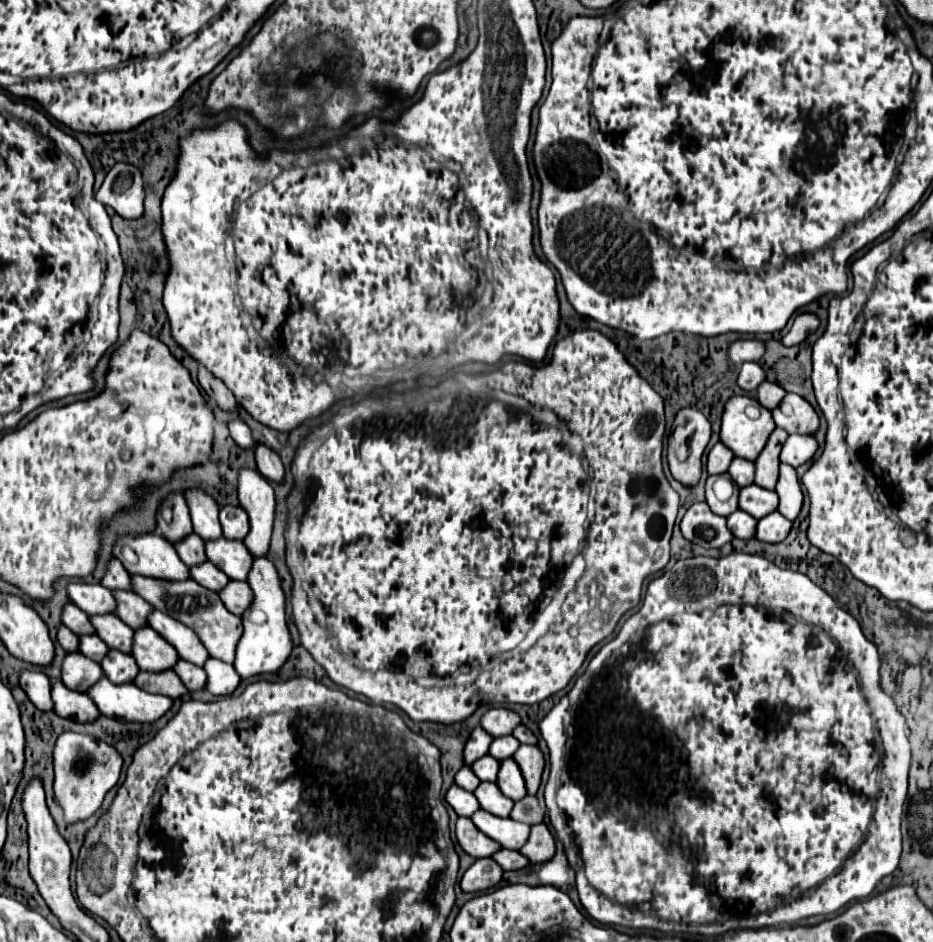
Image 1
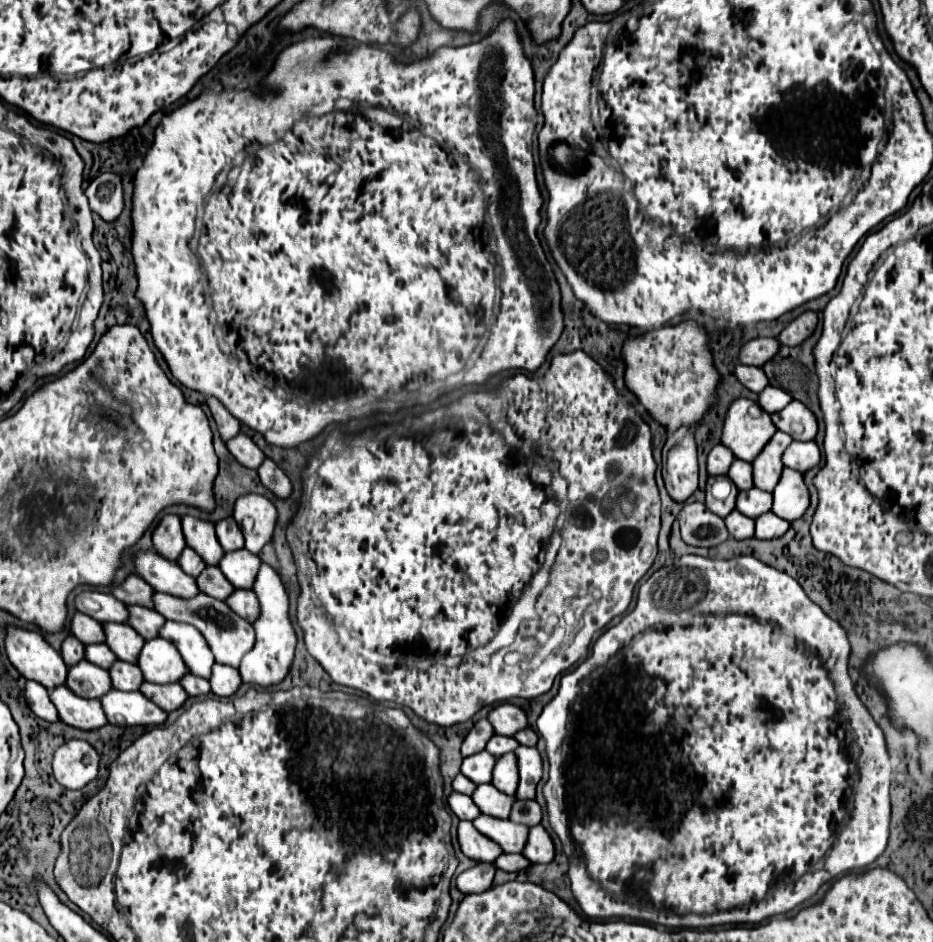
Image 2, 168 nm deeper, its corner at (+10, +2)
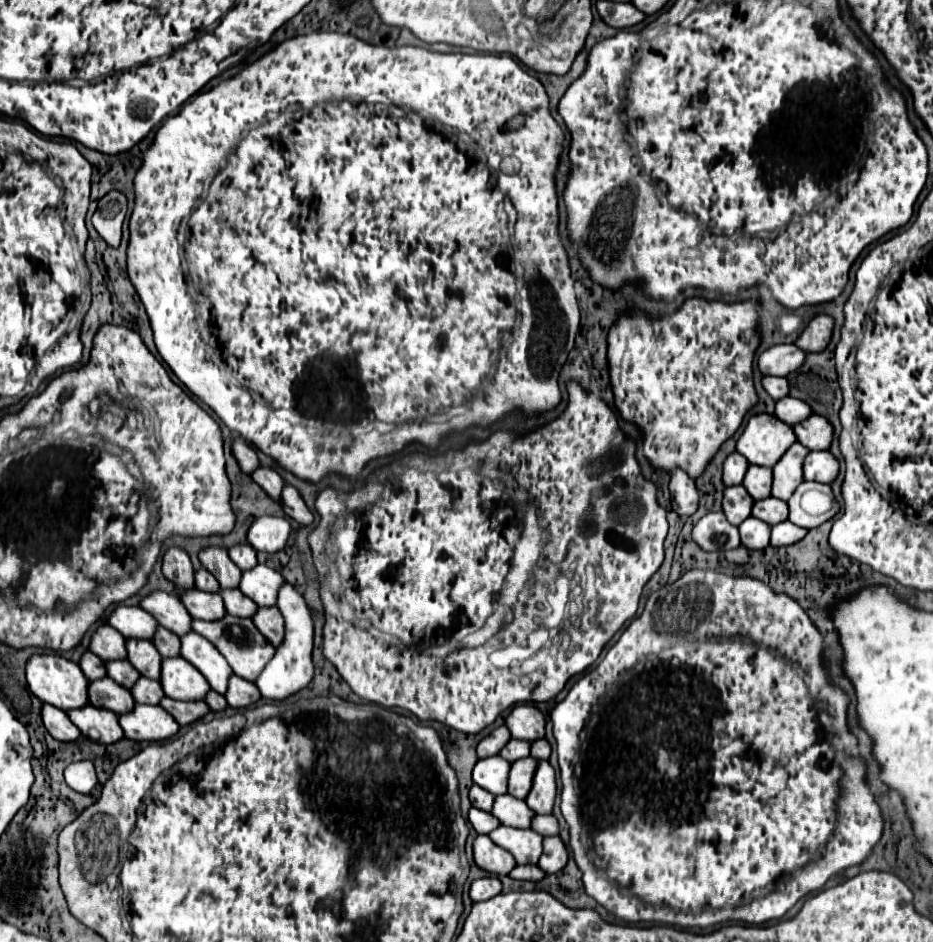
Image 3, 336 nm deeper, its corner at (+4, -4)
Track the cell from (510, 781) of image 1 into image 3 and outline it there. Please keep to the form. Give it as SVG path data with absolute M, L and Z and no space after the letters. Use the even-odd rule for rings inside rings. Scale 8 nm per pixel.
M534 757L514 761L512 769L510 769L508 793L518 797L518 799L526 799L526 795L532 789L532 779L534 779L534 769L536 767L538 767L538 759L534 759Z

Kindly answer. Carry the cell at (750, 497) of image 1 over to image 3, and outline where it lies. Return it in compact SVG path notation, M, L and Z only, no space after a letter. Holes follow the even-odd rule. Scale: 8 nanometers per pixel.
M768 497L768 499L762 499L762 501L754 503L752 515L762 519L768 525L776 525L776 523L782 523L782 521L788 519L788 505L780 499Z

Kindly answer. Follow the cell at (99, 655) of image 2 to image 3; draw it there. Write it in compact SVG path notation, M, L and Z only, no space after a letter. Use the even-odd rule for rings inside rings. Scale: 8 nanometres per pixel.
M126 659L124 661L108 661L106 663L106 669L108 669L108 675L118 683L118 685L124 685L126 689L138 681L140 673L134 669L134 665L130 665Z

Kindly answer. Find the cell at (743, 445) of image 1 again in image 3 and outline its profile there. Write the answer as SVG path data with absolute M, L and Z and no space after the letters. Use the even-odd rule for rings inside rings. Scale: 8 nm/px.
M758 413L748 419L748 425L736 443L736 451L752 465L774 467L794 441L796 433L792 425L780 421L776 415Z

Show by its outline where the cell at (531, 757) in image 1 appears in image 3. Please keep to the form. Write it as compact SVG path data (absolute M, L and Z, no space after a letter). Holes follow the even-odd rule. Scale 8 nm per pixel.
M540 761L538 771L534 775L532 791L526 797L526 805L532 811L536 811L538 815L552 813L554 799L556 799L556 777L554 777L554 769L550 767L548 761Z

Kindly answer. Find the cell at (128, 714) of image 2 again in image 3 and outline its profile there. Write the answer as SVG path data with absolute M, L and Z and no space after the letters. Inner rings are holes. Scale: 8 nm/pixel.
M136 705L134 711L120 715L124 735L132 741L166 741L180 729L176 719L160 705Z

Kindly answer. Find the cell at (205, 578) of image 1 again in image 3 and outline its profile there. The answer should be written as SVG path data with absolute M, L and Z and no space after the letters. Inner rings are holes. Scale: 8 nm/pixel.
M224 589L220 591L220 595L230 615L254 617L254 613L258 611L258 605L254 605L254 601L250 601L244 593L240 593L240 589Z

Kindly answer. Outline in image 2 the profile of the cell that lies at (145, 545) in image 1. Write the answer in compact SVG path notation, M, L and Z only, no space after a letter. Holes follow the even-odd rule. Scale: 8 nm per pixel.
M154 549L138 551L134 555L134 573L160 593L174 597L194 597L198 593L196 581L186 575L176 561L164 559Z

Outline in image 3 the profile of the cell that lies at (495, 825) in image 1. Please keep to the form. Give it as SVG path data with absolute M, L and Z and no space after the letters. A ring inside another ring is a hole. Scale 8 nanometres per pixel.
M500 825L490 833L490 837L496 841L496 845L510 851L518 865L526 865L526 863L534 865L542 855L544 837L532 829L516 829L516 827Z

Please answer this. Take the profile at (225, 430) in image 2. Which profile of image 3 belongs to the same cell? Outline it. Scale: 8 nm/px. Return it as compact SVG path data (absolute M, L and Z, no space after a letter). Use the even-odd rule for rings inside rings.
M234 435L232 453L234 453L234 457L236 457L240 469L242 469L246 475L252 475L252 471L258 469L258 457L256 457L256 451L254 451L244 439L240 439L238 435Z

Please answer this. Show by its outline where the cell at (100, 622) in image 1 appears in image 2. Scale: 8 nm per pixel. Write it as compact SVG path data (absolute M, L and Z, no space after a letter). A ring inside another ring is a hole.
M102 623L102 627L110 651L122 661L136 663L140 647L144 645L144 637L138 635L128 623Z

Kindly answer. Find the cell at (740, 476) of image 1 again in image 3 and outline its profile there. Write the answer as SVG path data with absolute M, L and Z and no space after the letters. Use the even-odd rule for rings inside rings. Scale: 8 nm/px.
M750 465L750 469L748 469L742 485L758 501L758 499L770 497L770 481L772 481L772 473L770 473L768 467Z

